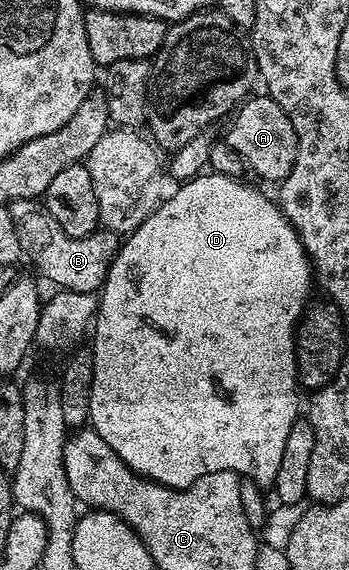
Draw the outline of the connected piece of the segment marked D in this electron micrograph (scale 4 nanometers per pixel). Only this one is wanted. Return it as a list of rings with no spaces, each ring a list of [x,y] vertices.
[[[205,171],[199,177],[193,177],[190,181],[185,181],[179,186],[180,189],[173,195],[169,201],[161,200],[159,204],[152,210],[152,214],[142,222],[134,232],[127,234],[123,238],[120,250],[116,253],[116,258],[112,261],[112,266],[106,279],[104,280],[104,288],[99,290],[98,304],[96,306],[96,314],[94,318],[94,329],[96,327],[96,345],[94,344],[94,383],[90,391],[90,418],[91,428],[98,431],[98,435],[102,435],[102,439],[106,439],[106,443],[110,443],[110,447],[125,463],[142,477],[148,477],[151,481],[156,481],[160,485],[165,485],[167,489],[185,489],[190,487],[190,483],[194,483],[202,475],[210,475],[214,471],[234,471],[239,473],[241,478],[253,481],[261,487],[275,486],[276,476],[278,475],[278,467],[282,464],[282,450],[286,447],[286,439],[290,436],[290,427],[294,427],[294,423],[301,416],[302,401],[300,405],[300,397],[296,394],[298,390],[298,382],[296,380],[296,330],[310,304],[308,296],[312,293],[312,285],[314,289],[314,274],[312,271],[312,262],[309,261],[307,253],[304,251],[304,244],[300,241],[300,236],[296,233],[296,228],[292,222],[286,219],[286,215],[281,211],[279,204],[275,200],[272,201],[260,189],[255,189],[252,185],[247,185],[247,180],[237,179],[235,177],[227,177],[221,173],[213,173]]]

